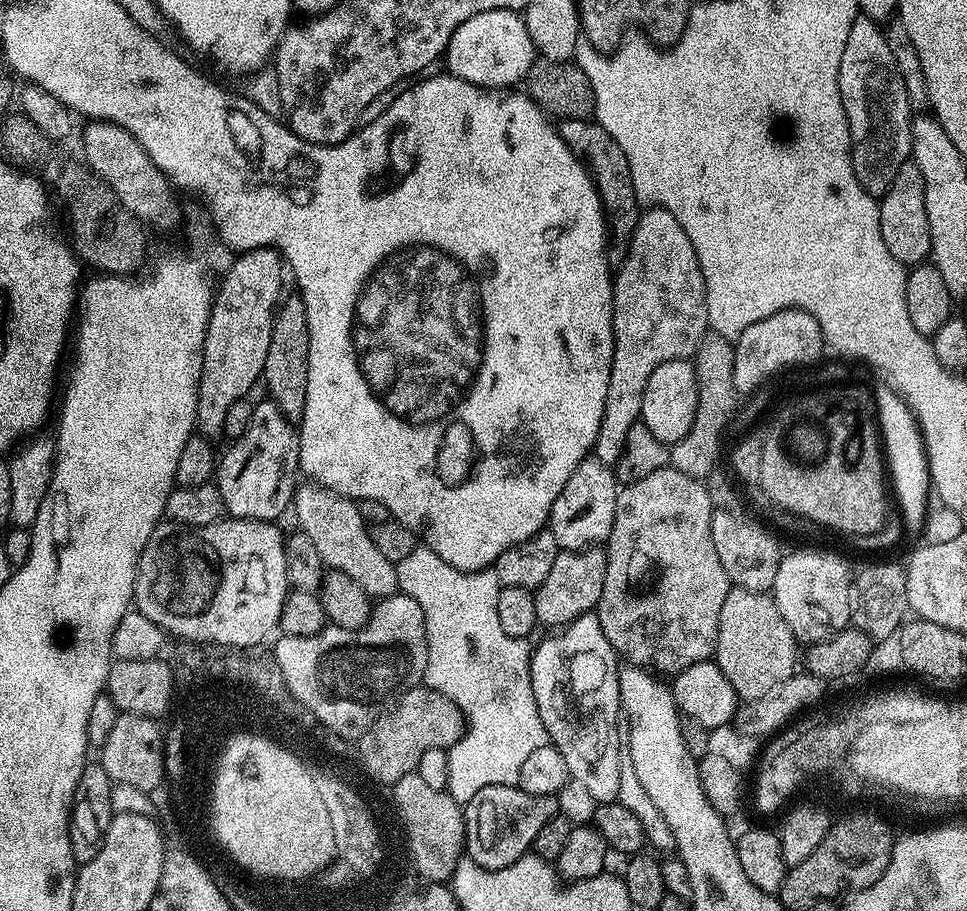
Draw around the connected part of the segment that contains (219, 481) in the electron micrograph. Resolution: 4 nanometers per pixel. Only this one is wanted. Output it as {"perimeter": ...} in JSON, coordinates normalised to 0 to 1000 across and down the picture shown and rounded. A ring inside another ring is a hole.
{"perimeter":[[[273,437],[270,443],[262,447],[256,471],[237,487],[240,488],[226,502],[221,524],[223,537],[230,542],[233,563],[245,571],[289,572],[289,566],[299,561],[308,535],[306,523],[310,518],[310,480],[303,462],[294,458],[281,438]]]}

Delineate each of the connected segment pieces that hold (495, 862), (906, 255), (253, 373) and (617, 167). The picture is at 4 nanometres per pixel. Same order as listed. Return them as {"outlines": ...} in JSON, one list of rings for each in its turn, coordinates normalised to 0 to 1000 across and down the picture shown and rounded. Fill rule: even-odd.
{"outlines":[[[[524,861],[523,863],[502,863],[490,872],[479,884],[480,888],[480,930],[482,940],[489,943],[497,955],[513,957],[517,953],[525,954],[533,944],[541,944],[547,932],[550,931],[550,921],[569,902],[569,898],[576,895],[576,879],[569,874],[544,872],[537,863]]],[[[935,180],[929,191],[925,191],[925,200],[920,200],[914,214],[909,216],[908,252],[912,257],[914,272],[920,274],[920,279],[932,292],[954,290],[963,282],[964,267],[962,244],[958,239],[956,201],[947,180]]],[[[276,270],[257,272],[243,282],[232,308],[222,317],[215,350],[209,384],[209,415],[205,424],[203,470],[216,481],[231,475],[238,446],[253,438],[256,429],[270,416],[275,384],[279,384],[283,344],[292,325],[290,315],[294,312],[296,290],[289,276]]],[[[615,131],[579,132],[577,144],[585,160],[589,160],[592,168],[607,184],[613,202],[616,203],[620,225],[625,228],[627,250],[631,256],[631,267],[628,269],[629,289],[639,292],[649,281],[649,267],[654,263],[664,232],[664,225],[656,213],[656,200],[651,195],[651,178],[647,178],[643,160],[639,160],[639,156],[635,156],[635,151],[631,151],[631,147],[627,147],[627,143],[623,143]]]]}

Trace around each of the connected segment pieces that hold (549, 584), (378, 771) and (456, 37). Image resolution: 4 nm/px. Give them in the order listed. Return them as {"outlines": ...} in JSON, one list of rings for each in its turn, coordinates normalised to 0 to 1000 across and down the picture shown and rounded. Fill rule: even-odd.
{"outlines":[[[[613,599],[603,606],[580,605],[573,613],[573,621],[569,630],[565,630],[565,639],[553,647],[554,679],[567,692],[578,692],[584,685],[594,683],[599,676],[609,675],[623,656],[623,648],[627,639],[628,605],[624,600]]],[[[442,753],[425,755],[387,791],[370,813],[372,834],[393,863],[404,863],[417,852],[430,846],[432,835],[441,823],[468,821],[480,809],[480,780],[465,766]]],[[[527,9],[498,11],[490,20],[482,20],[469,33],[461,54],[462,78],[490,94],[499,97],[523,97],[543,87],[548,72],[556,65],[556,58],[542,27],[542,19]]]]}

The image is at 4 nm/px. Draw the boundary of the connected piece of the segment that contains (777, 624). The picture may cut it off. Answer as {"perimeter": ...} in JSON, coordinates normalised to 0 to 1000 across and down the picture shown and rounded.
{"perimeter":[[[754,644],[747,674],[743,674],[743,700],[738,728],[751,740],[751,749],[759,753],[762,765],[772,771],[791,765],[796,757],[809,752],[825,733],[825,704],[813,687],[809,670],[793,650]]]}

